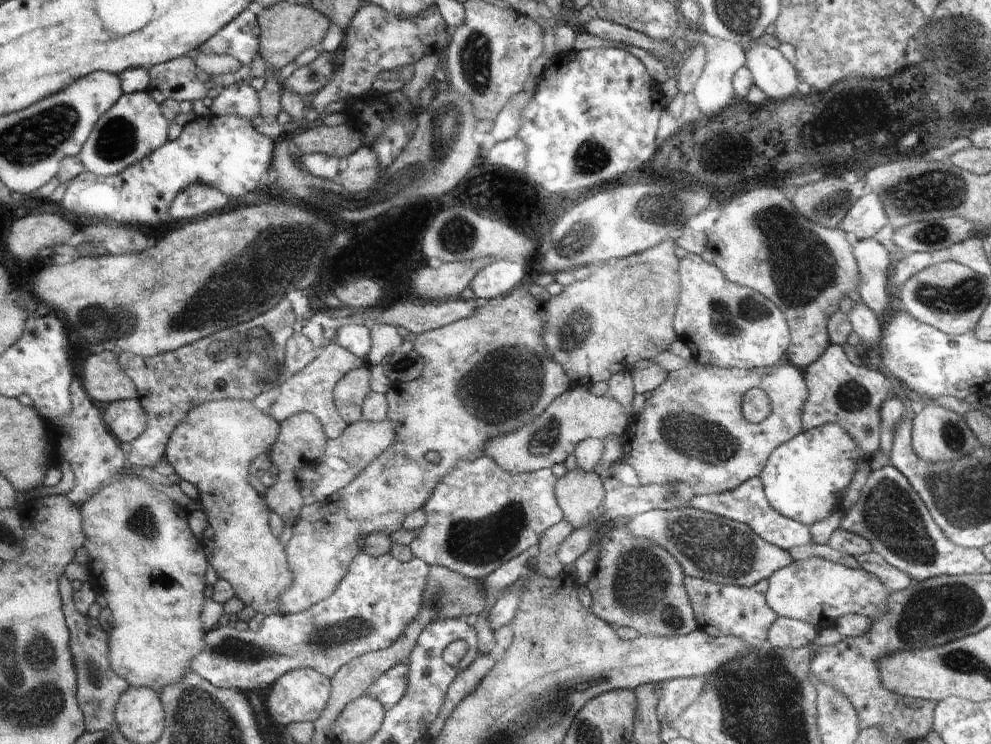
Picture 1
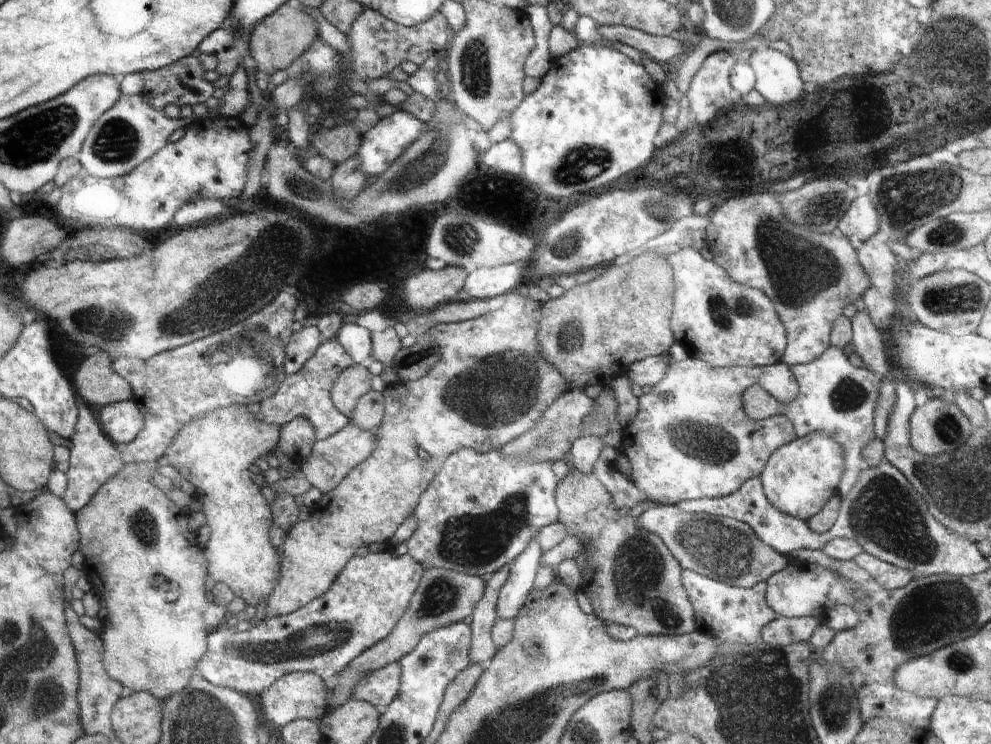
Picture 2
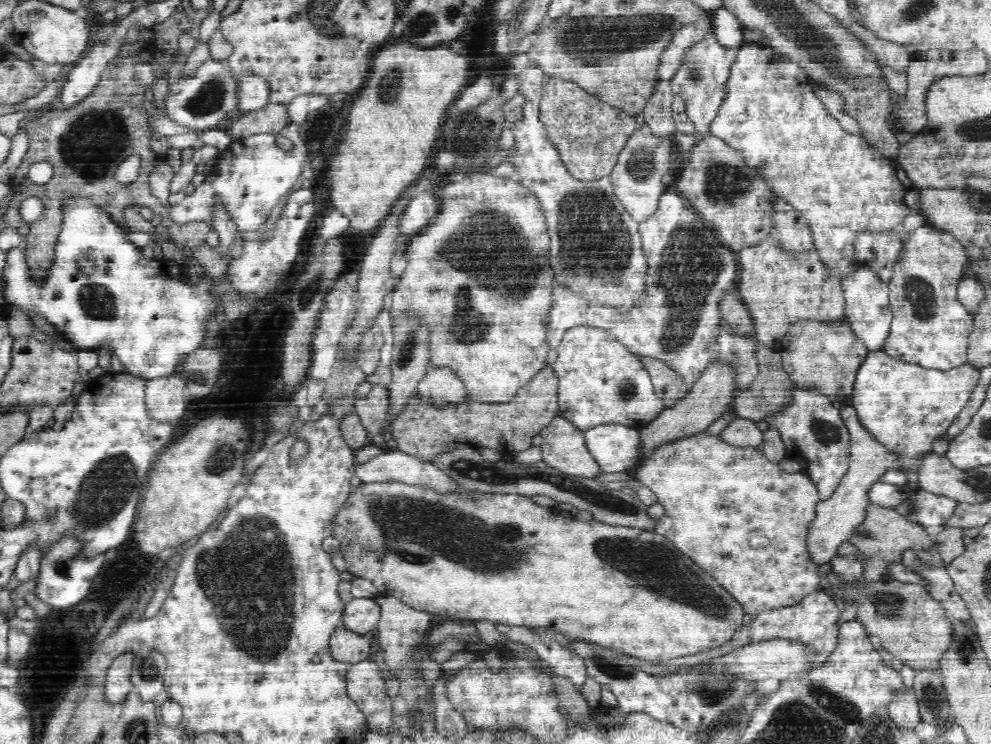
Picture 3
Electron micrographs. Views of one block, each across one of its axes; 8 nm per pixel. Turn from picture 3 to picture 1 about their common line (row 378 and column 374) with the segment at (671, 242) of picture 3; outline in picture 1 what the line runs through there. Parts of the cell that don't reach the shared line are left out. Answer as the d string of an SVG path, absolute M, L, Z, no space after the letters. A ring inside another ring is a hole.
M402 661L388 669L372 686L366 695L378 699L390 710L402 700L410 684L410 668L406 661Z

